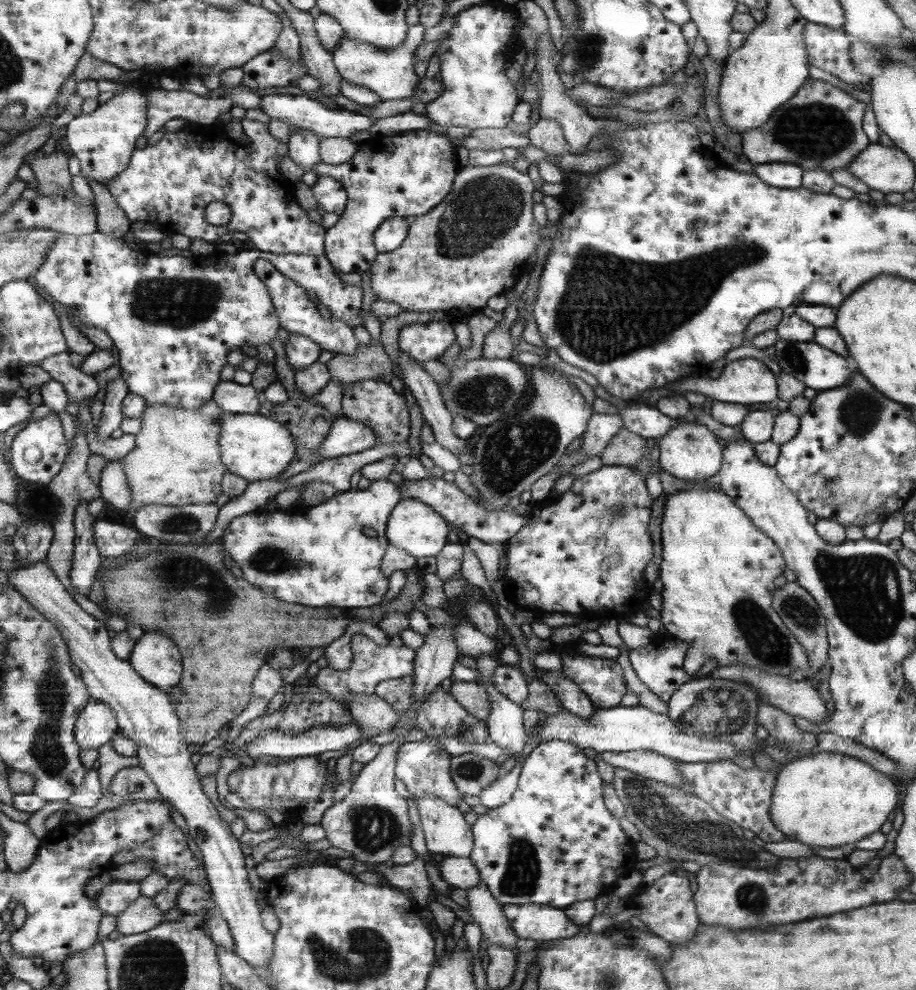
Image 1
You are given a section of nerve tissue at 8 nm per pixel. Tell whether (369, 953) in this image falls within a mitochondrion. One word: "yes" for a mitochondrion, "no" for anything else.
yes

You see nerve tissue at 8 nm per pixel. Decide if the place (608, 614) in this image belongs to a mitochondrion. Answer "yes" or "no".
no

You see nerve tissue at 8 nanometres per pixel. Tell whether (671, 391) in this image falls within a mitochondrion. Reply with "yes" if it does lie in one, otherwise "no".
no

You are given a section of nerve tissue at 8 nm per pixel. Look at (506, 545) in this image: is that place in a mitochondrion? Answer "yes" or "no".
no

